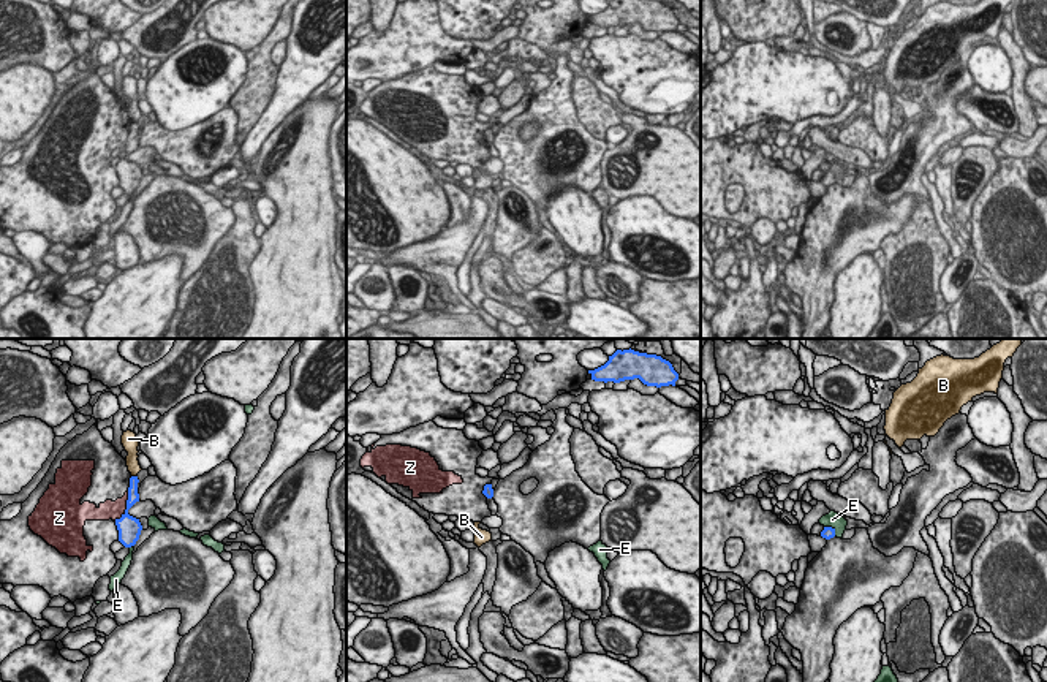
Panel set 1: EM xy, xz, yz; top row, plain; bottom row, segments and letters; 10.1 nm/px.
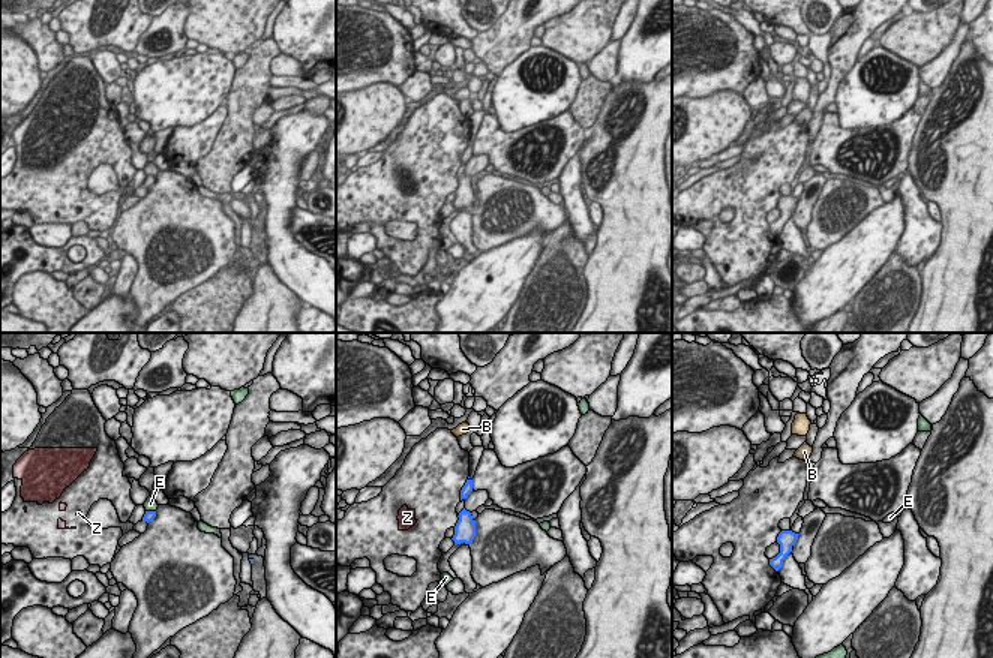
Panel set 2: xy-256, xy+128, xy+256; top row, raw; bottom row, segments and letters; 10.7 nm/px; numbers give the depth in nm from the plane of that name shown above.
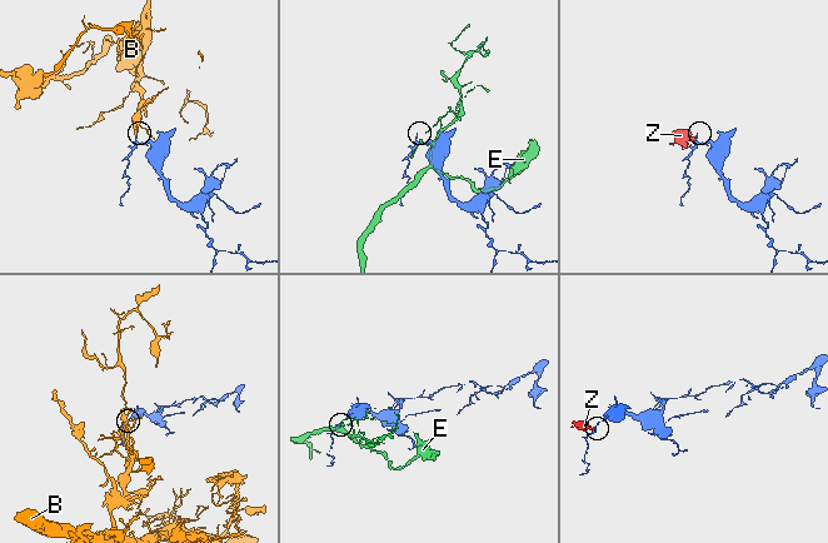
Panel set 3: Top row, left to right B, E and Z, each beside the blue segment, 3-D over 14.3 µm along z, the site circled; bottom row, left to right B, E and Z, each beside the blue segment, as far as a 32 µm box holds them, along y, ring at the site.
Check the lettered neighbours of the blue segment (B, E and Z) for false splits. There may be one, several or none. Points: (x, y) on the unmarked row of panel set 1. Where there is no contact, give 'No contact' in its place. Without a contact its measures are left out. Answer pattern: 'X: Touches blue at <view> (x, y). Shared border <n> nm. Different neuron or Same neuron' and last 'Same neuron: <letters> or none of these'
B: Touches blue at xy (135, 122). Shared border 70 nm. Different neuron
E: Touches blue at yz (832, 174). Shared border 160 nm. Different neuron
Z: Touches blue at xy (127, 152). Shared border 360 nm. Different neuron
Same neuron: none of these

